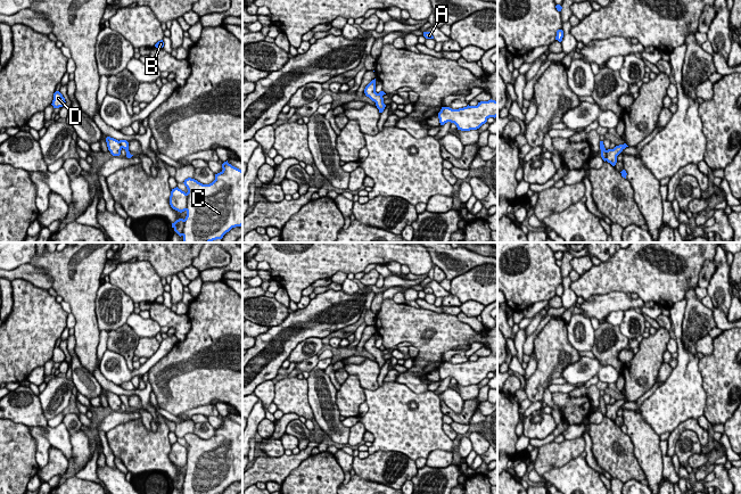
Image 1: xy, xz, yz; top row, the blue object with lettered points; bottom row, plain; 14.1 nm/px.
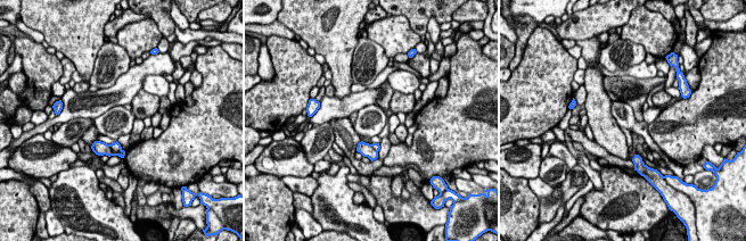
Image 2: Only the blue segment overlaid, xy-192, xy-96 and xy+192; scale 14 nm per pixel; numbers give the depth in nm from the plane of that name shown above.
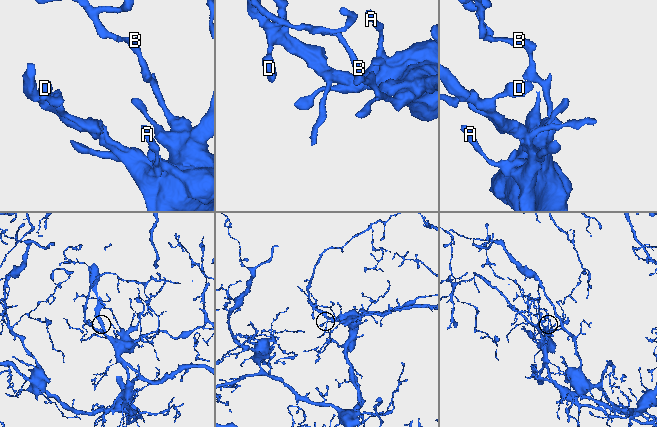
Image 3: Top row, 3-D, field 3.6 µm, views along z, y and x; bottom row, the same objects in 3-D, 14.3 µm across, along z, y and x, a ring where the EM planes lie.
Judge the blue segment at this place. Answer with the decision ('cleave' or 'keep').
cleave

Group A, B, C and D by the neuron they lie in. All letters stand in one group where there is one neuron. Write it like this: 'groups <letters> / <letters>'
groups A D / B C

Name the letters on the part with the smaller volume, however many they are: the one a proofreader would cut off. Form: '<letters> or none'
A, D

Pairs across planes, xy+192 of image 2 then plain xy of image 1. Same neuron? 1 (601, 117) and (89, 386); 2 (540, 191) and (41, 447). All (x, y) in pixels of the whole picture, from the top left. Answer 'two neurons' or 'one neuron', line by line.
1: two neurons
2: one neuron

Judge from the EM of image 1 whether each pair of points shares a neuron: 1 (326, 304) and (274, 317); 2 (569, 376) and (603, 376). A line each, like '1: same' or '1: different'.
1: different
2: same

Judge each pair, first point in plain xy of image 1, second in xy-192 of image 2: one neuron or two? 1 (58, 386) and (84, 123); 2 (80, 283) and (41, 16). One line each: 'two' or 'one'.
1: one
2: one

